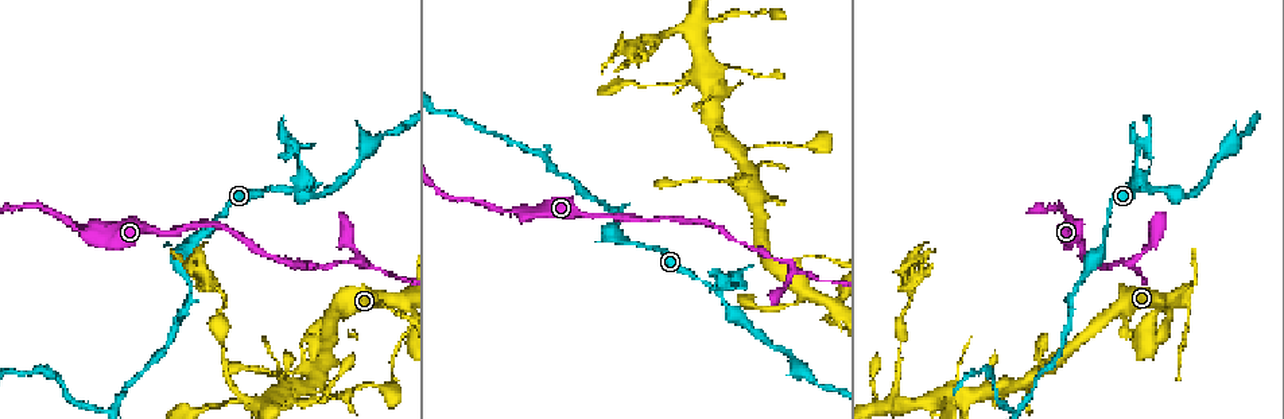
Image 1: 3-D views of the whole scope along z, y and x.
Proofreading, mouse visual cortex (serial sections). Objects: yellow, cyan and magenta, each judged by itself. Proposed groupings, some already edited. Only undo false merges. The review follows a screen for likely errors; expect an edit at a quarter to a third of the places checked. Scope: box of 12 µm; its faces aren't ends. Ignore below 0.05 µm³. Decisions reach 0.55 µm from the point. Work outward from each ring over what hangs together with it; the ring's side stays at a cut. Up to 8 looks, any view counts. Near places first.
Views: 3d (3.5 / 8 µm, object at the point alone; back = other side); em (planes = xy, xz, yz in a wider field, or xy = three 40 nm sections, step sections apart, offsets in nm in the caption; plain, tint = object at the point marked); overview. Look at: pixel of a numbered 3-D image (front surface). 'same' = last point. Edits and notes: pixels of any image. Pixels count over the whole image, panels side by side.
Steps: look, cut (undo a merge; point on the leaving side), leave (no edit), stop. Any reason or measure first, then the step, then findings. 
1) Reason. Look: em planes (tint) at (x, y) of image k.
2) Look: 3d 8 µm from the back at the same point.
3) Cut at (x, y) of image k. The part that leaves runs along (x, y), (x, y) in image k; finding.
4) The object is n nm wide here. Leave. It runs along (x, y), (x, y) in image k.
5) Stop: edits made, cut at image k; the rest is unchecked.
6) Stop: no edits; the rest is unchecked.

Narrows sharply. Look: 3d 3.5 µm at (648, 250) of image 1.

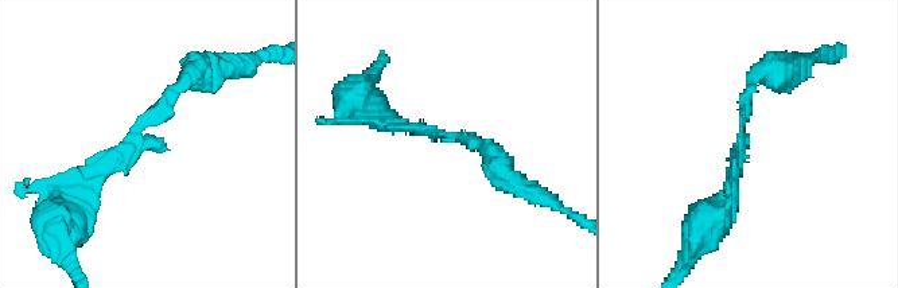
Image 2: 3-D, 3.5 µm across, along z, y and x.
The arms are 150, 200 nm wide. Look: em xy step 2 (tint) at (444, 136) of image 2.

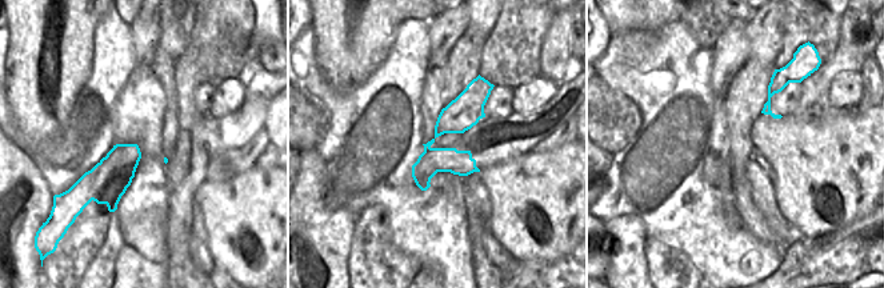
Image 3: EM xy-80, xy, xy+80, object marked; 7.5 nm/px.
Leave. It runs along (194, 70), (82, 199) in image 2; all the same cell.

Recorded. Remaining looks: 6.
Abrupt turn. Look: 3d 3.5 µm at (1137, 154) of image 1.

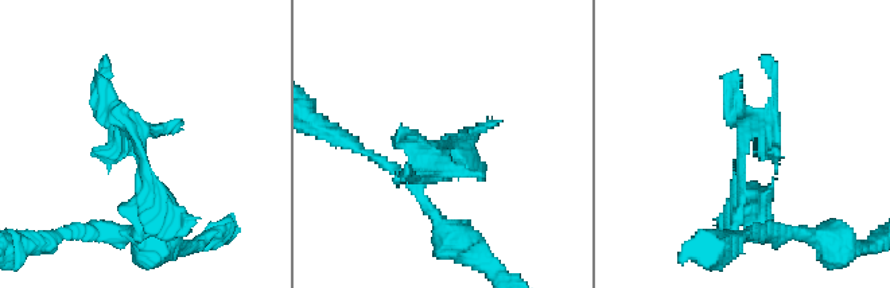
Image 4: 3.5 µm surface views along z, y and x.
Need the tissue. Look: em xy step 5 (tint) at (442, 145) of image 4.

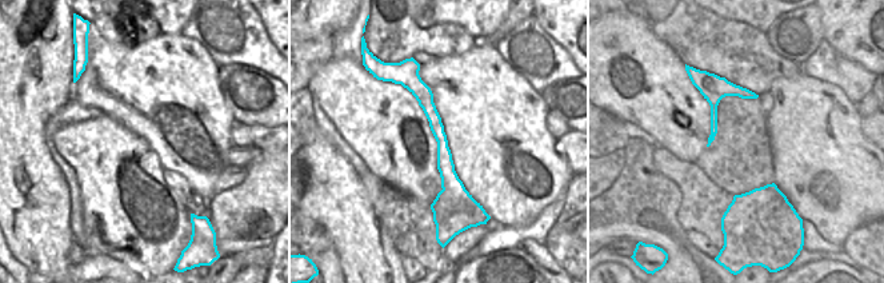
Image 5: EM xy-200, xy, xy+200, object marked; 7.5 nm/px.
Cut at (757, 140) of image 4. The part that leaves runs along (148, 186), (123, 120), (94, 154) in image 4; a second cell is stuck on.

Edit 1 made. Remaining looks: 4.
A narrow waist. Look: 3d 8 µm at (791, 271) of image 1.

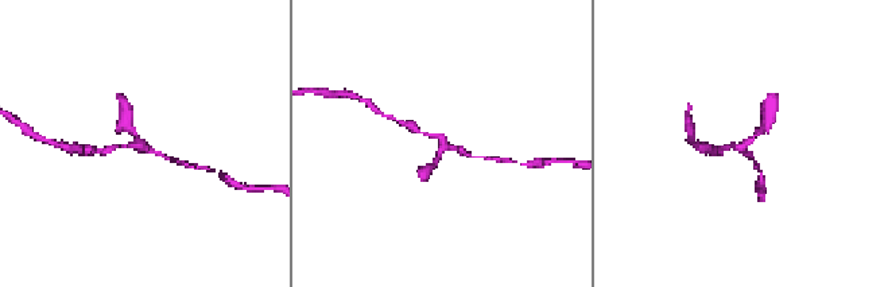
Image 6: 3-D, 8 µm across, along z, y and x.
3 arms meet here; the arms are 150, 150, 200 nm wide; need the tissue. Look: em xy step 2 (tint) at (446, 144) of image 6.

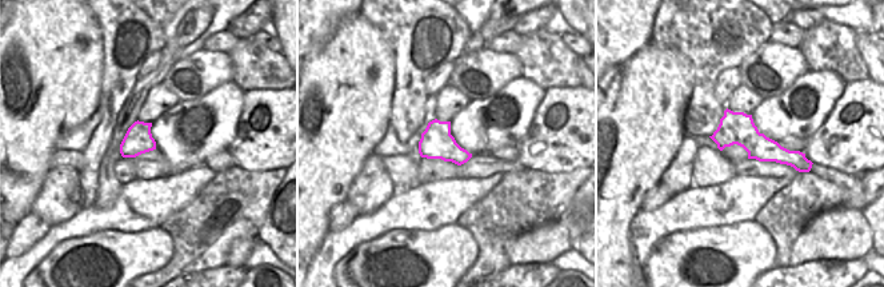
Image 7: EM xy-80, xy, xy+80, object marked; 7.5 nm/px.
The object is 240 nm wide here. Leave. It runs along (715, 136), (748, 136), (808, 164) in image 7; all the same cell.

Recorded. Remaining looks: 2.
Stop: edits made, cut at image 4; the rest is unchecked.

